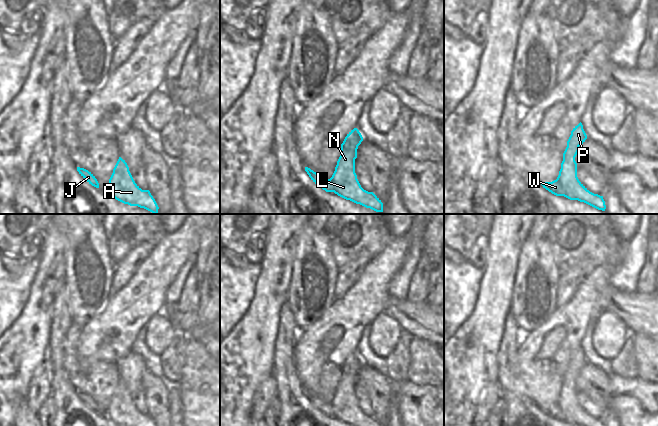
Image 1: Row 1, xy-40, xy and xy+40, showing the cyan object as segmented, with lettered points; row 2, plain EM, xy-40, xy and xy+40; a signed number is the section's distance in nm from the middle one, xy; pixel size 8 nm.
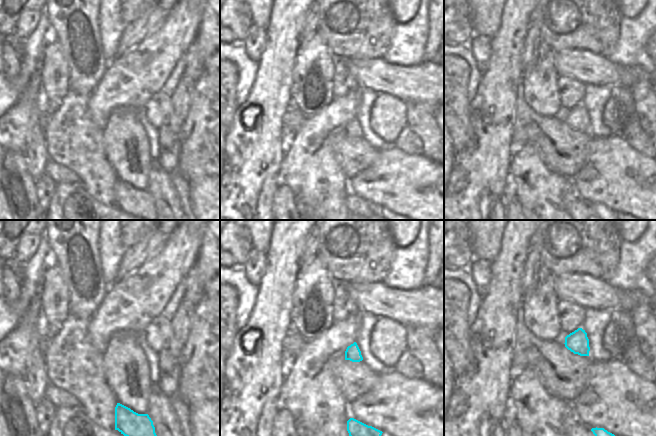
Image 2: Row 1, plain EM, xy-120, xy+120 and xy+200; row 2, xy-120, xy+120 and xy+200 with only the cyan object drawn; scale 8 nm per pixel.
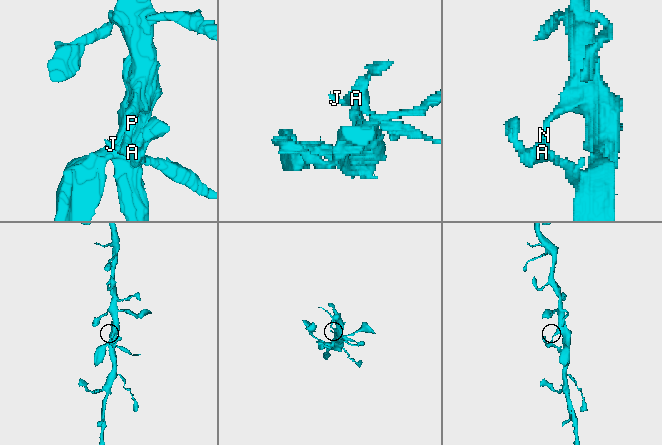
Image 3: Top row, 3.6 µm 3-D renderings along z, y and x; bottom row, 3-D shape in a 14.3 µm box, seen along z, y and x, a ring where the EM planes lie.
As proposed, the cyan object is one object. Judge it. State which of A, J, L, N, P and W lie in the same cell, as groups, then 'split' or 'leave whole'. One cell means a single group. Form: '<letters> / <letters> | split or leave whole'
A J L N W / P | split

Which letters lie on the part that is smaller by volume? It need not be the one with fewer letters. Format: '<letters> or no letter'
A, J, L, N, W

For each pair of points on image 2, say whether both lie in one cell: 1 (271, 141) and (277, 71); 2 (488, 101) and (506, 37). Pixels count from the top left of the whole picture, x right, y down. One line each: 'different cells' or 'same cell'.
1: same cell
2: same cell

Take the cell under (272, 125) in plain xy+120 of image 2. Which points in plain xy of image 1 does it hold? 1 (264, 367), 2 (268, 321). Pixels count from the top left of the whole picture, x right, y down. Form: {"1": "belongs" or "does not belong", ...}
{"1": "belongs", "2": "belongs"}

